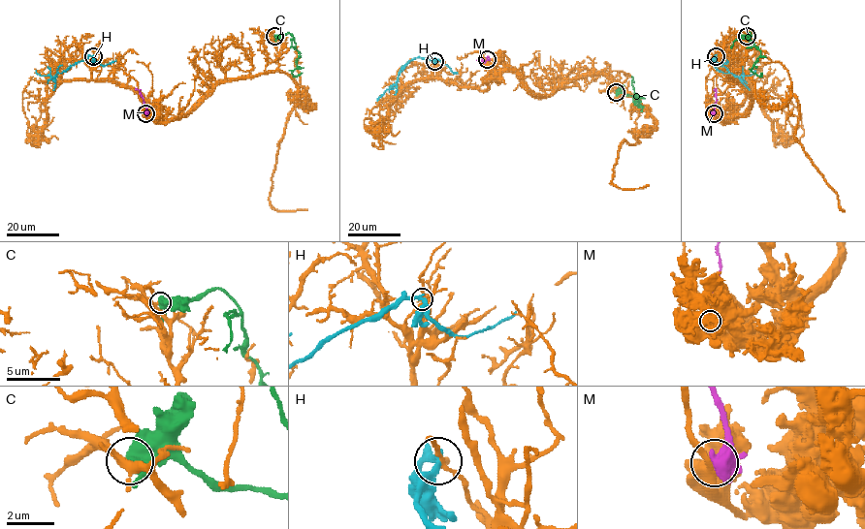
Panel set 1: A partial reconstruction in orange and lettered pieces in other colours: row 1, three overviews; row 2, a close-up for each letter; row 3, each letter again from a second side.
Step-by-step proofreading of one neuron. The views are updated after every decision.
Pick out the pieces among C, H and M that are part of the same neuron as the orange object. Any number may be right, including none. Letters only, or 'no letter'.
M

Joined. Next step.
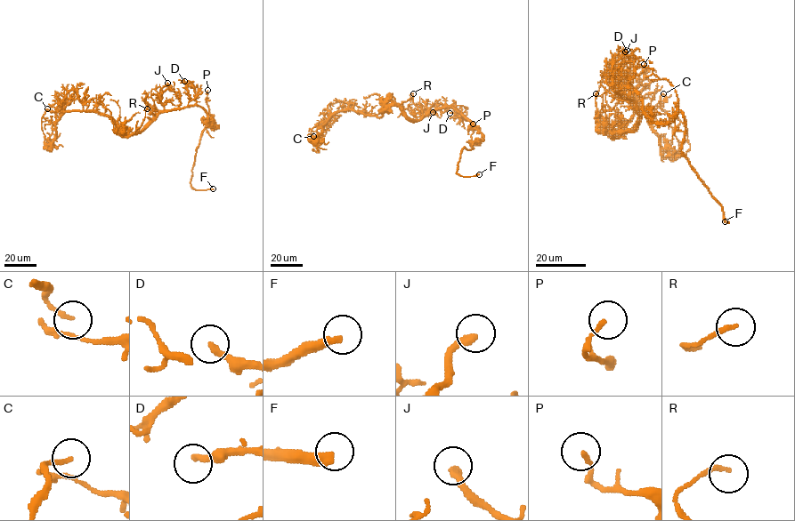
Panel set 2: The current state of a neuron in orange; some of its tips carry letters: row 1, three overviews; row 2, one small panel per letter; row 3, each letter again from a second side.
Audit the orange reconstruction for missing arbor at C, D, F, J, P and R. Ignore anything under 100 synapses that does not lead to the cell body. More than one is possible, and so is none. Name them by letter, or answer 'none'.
F

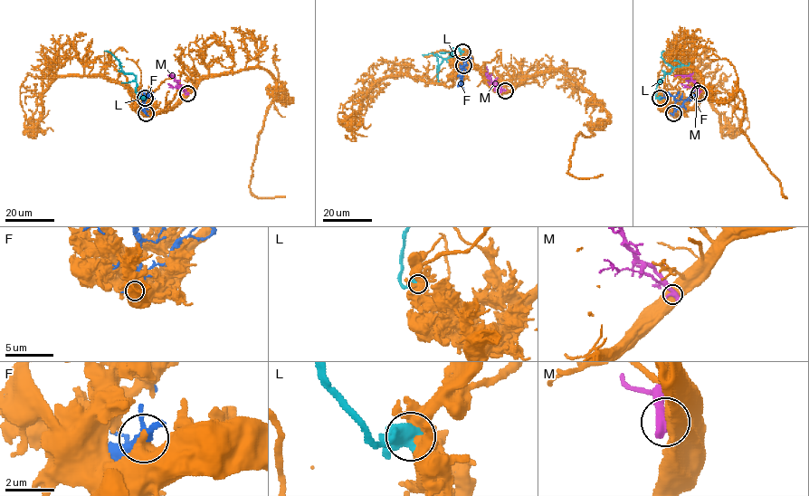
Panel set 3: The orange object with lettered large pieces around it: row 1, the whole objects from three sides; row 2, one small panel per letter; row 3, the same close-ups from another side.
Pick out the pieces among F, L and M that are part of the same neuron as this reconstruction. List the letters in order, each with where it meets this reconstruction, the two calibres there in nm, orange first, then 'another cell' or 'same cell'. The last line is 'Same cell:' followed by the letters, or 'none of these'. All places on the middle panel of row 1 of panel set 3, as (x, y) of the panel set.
F: (463, 65) | 700/200 nm | another cell
L: (462, 52) | 650/500 nm | same cell
M: (505, 90) | 850/550 nm | another cell
Same cell: L

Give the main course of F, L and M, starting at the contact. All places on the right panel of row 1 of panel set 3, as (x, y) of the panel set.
F: (674, 113), (674, 97), (664, 93), (661, 98)
L: (660, 97), (655, 97), (657, 83), (672, 69), (662, 58), (662, 51)
M: (699, 93), (698, 86), (689, 76), (674, 76)

